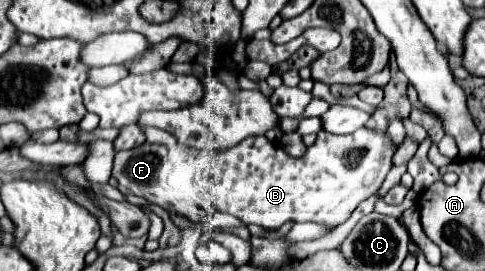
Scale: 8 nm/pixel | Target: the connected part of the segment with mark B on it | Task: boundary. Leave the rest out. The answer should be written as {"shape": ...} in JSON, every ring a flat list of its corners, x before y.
{"shape":[[364,127,352,135,330,135,320,131,316,143,308,147,306,155,300,159,286,155,278,143,270,143,266,137,248,137,240,141,240,145,228,149,226,153,208,155,196,149,186,149,186,155,198,157,196,161,206,165,202,169,204,177,200,189,202,189,202,197,208,203,212,203,216,211,230,213,244,223,262,225,266,229,278,229,286,221,294,221,294,223,312,221,328,229,334,229,336,225,344,223,364,199,372,197,380,189,380,185,384,183,392,167,394,147,390,145,386,133,376,133]]}

